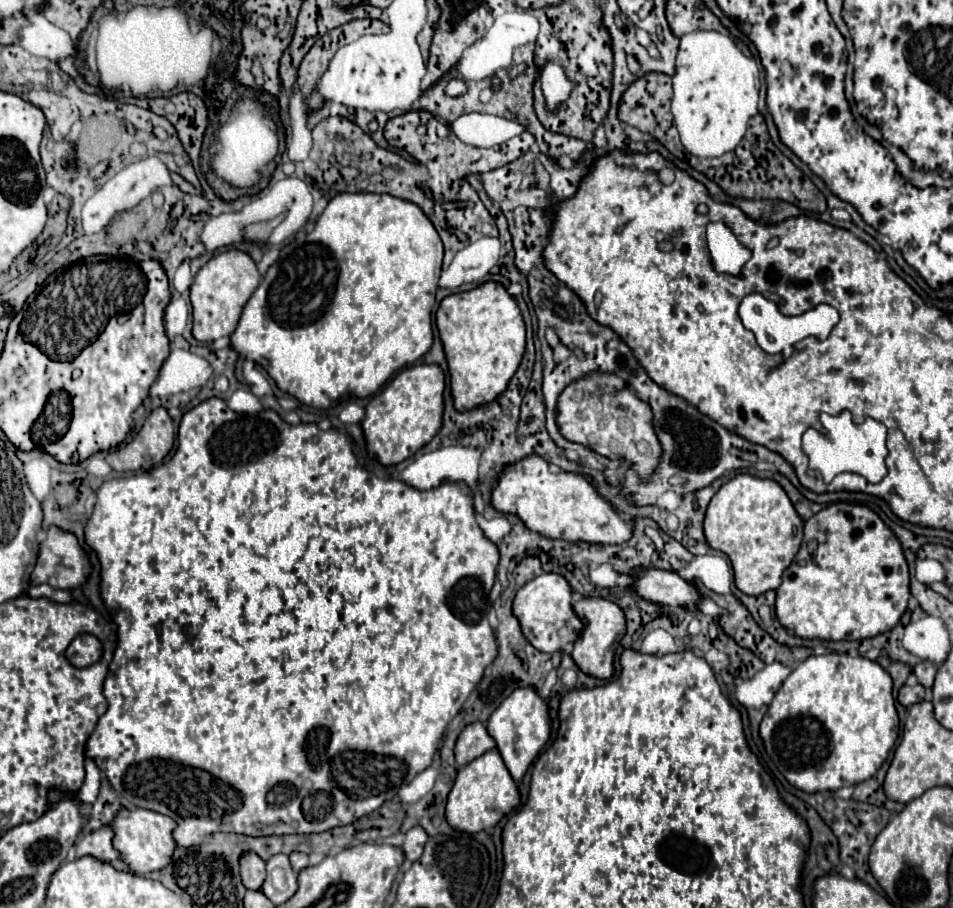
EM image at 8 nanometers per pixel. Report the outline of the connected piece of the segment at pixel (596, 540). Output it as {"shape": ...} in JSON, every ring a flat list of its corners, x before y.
{"shape":[[528,456,514,466,506,466,504,474,498,480,498,486,492,492,492,506,498,512,516,514,532,532,538,532,548,538,562,538,568,542,590,542,590,544,624,544,632,538,632,522,622,520,616,506,612,506,604,496,600,496,596,484,578,472,550,472,548,462,540,456]]}

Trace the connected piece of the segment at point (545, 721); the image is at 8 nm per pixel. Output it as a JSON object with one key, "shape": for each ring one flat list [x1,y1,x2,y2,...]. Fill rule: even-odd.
{"shape":[[516,688,516,692,512,692,508,700,502,700,496,712,492,712,488,720,488,732,496,740,506,768,518,782,550,738,550,714,546,700,540,698,536,688]]}

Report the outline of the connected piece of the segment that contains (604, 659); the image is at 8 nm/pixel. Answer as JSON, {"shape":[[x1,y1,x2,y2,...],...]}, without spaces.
{"shape":[[588,596,588,598,576,600,574,610,584,620,584,630,582,630,580,638,574,642,574,650,572,650,572,658,574,658,576,666,590,676,610,678,614,674,616,646,626,634,626,616,624,616,622,608,606,598]]}

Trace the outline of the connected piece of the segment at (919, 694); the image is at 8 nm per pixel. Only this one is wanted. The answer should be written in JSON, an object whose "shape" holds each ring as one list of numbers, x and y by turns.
{"shape":[[916,684,916,686,902,686,900,692,898,692,898,702,902,706,910,706,910,704,916,704,916,702,922,702,924,700,924,686,922,684]]}

